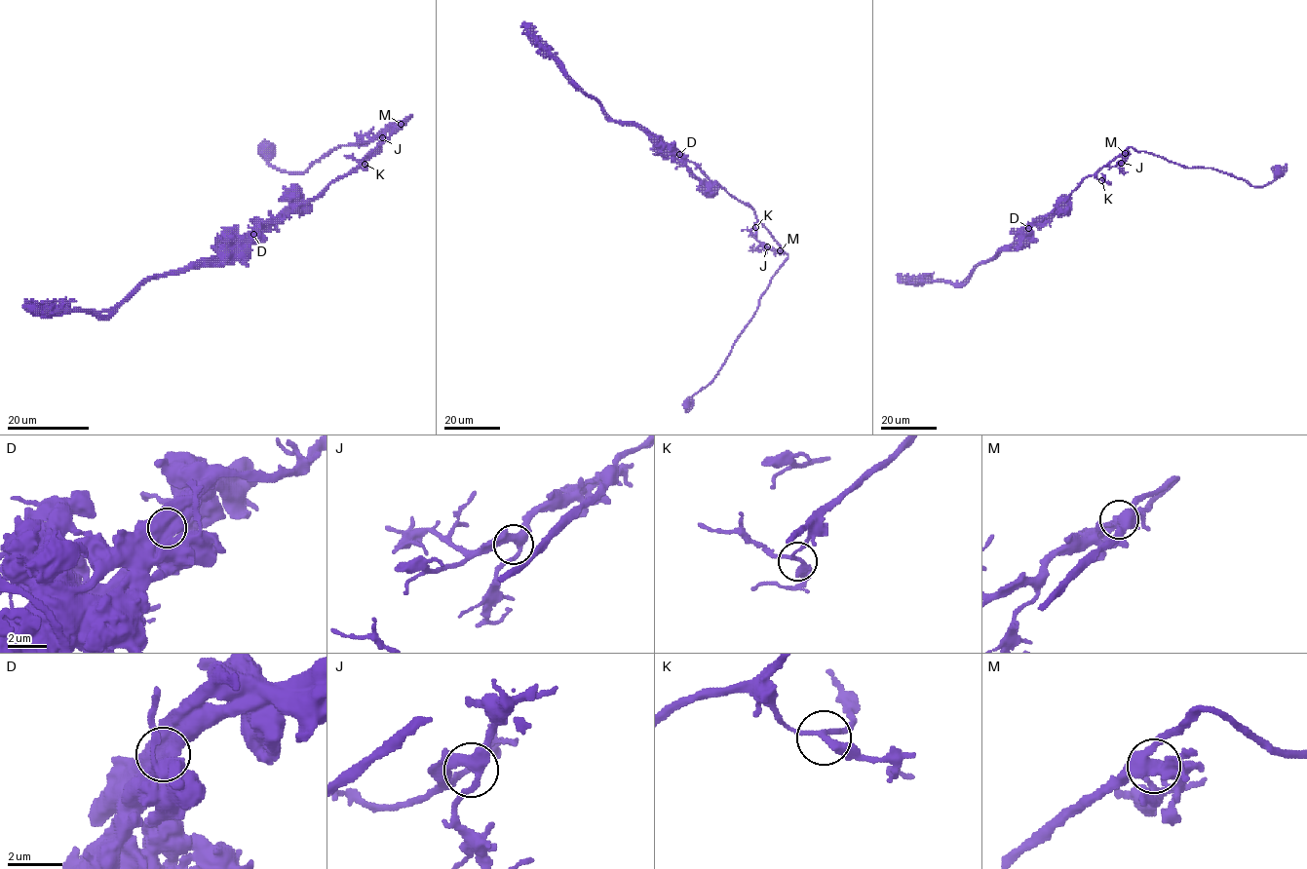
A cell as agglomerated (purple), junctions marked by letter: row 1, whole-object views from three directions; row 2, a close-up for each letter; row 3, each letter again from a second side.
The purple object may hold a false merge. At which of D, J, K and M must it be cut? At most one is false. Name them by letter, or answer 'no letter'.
D

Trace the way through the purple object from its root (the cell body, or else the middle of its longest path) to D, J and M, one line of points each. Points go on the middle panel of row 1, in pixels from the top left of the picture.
D: (687, 404), (718, 372), (788, 255), (750, 207), (679, 154)
J: (687, 404), (718, 372), (771, 279), (788, 256), (782, 250), (767, 246)
M: (687, 404), (715, 377), (737, 337), (752, 317), (760, 296), (788, 256), (780, 250)

